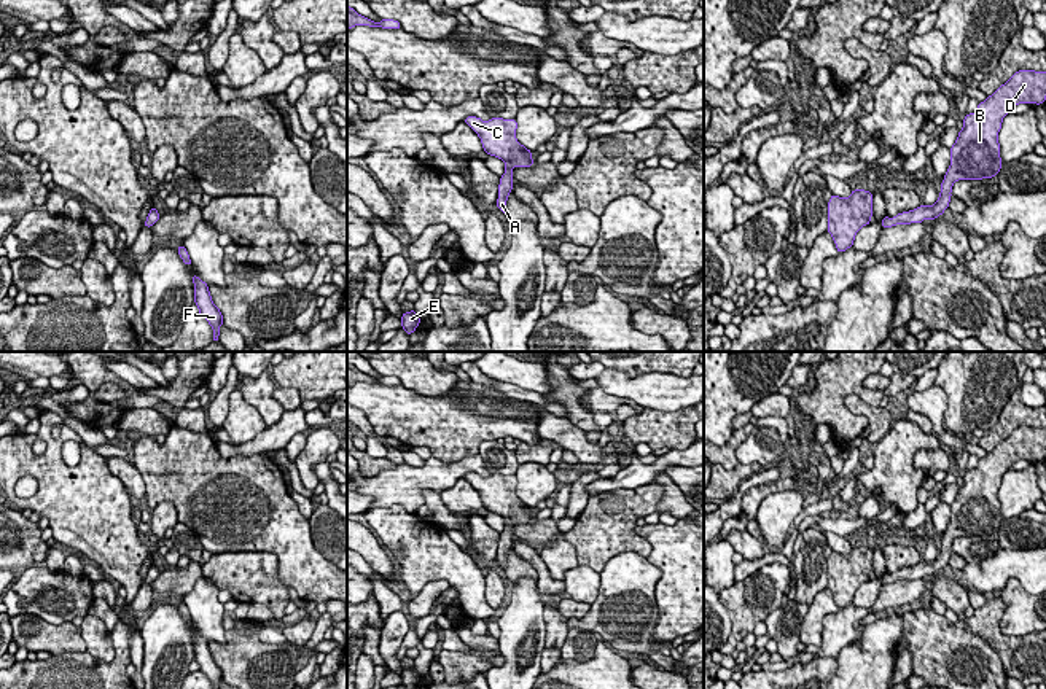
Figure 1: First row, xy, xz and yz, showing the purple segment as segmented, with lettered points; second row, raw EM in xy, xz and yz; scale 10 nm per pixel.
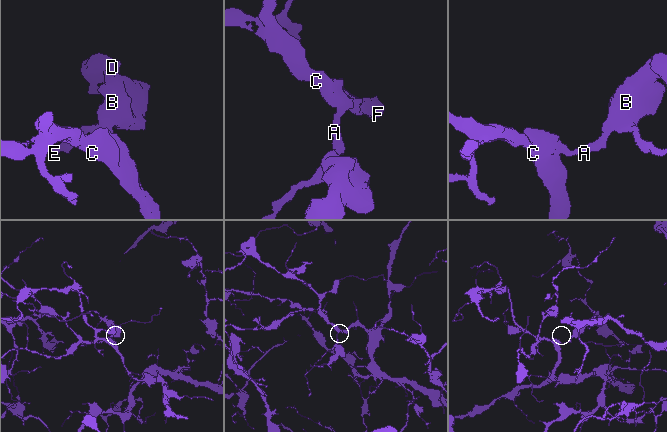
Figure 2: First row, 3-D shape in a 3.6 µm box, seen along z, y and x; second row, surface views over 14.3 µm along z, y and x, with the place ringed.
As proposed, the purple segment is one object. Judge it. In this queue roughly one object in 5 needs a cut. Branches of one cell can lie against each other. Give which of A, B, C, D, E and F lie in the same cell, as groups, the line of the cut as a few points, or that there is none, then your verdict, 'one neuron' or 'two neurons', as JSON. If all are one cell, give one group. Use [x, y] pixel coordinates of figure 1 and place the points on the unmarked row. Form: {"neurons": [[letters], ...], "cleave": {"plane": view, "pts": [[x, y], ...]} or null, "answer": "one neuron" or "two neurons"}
{"neurons": [["A", "B", "C", "D", "E", "F"]], "cleave": null, "answer": "one neuron"}

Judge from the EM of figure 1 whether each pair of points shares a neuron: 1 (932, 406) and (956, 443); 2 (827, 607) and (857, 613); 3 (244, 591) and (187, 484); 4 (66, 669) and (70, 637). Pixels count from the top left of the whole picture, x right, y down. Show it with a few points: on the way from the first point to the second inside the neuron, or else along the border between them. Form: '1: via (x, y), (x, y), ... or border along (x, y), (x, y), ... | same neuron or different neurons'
1: via (936, 416), (938, 428), (946, 436) | same neuron
2: border along (838, 608), (823, 618), (820, 643) | different neurons
3: border along (261, 552), (212, 554) | different neurons
4: border along (85, 651), (56, 653), (51, 656) | different neurons

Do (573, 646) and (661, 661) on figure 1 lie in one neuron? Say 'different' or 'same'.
different

